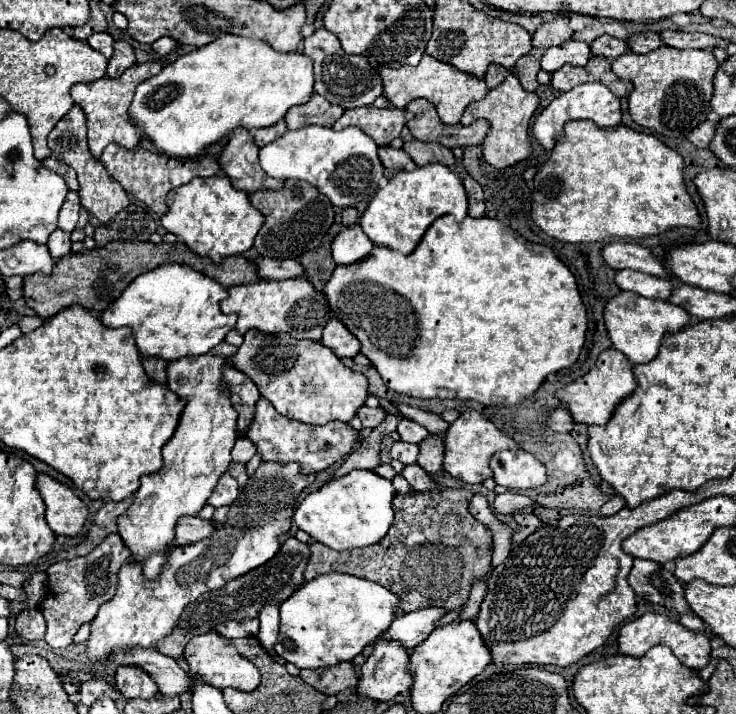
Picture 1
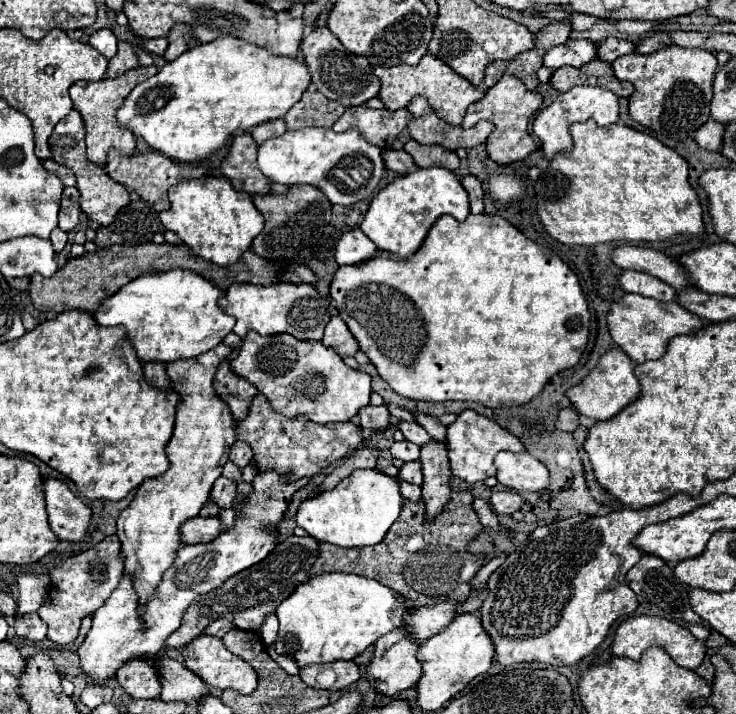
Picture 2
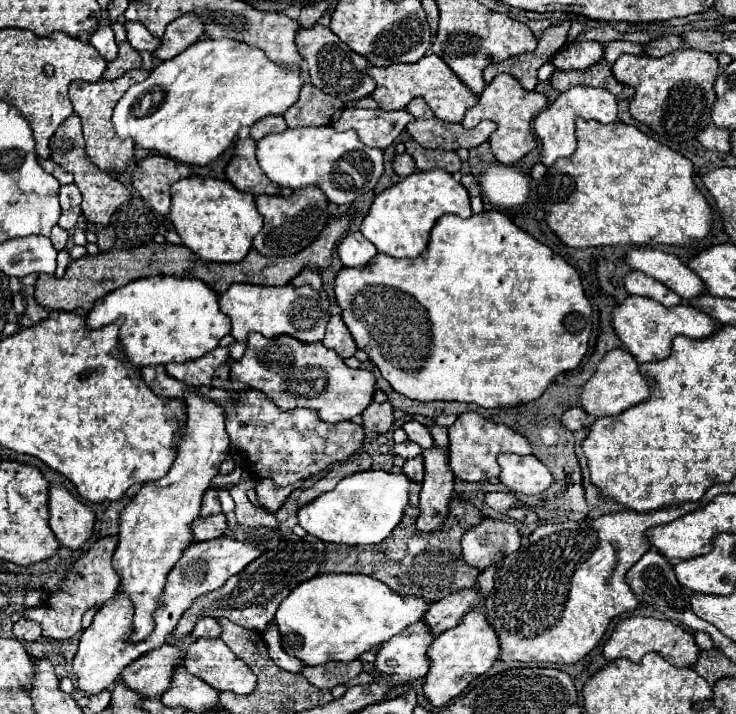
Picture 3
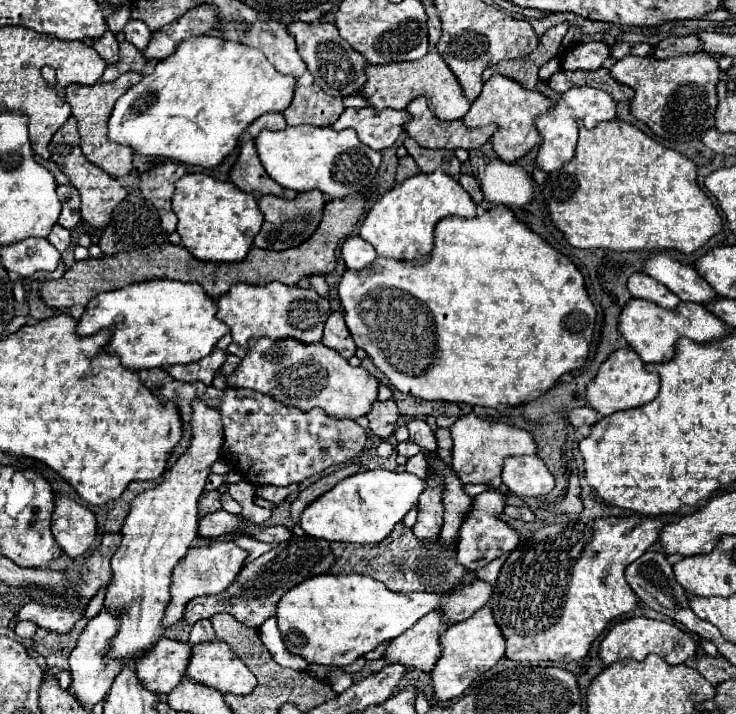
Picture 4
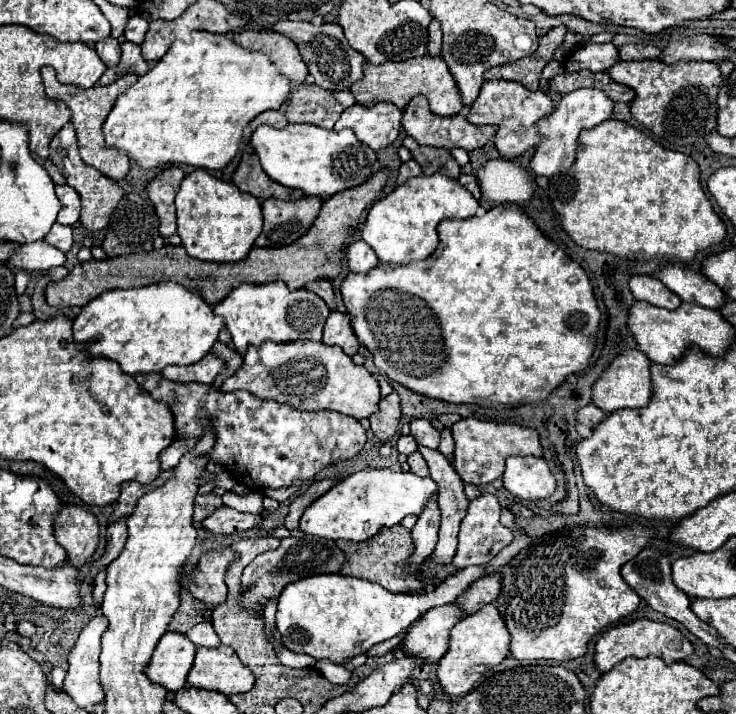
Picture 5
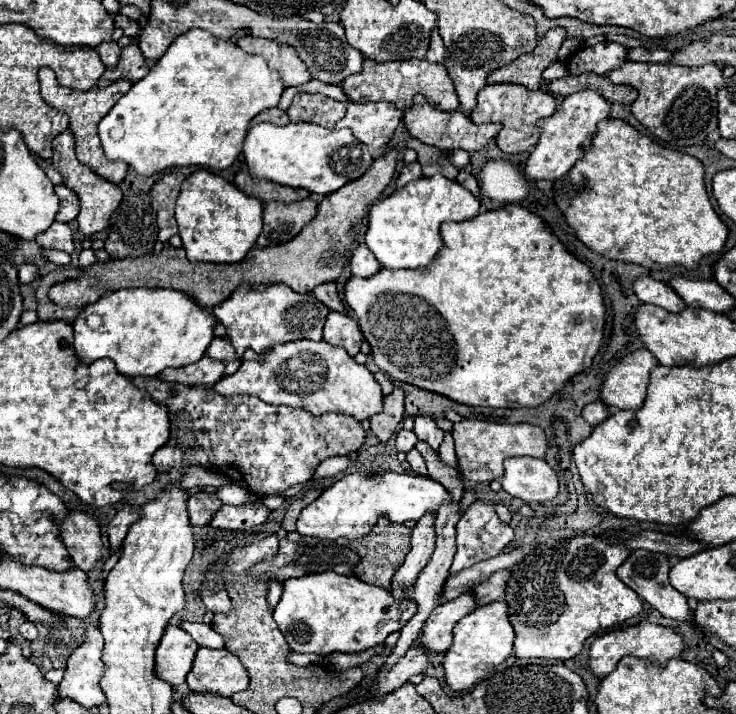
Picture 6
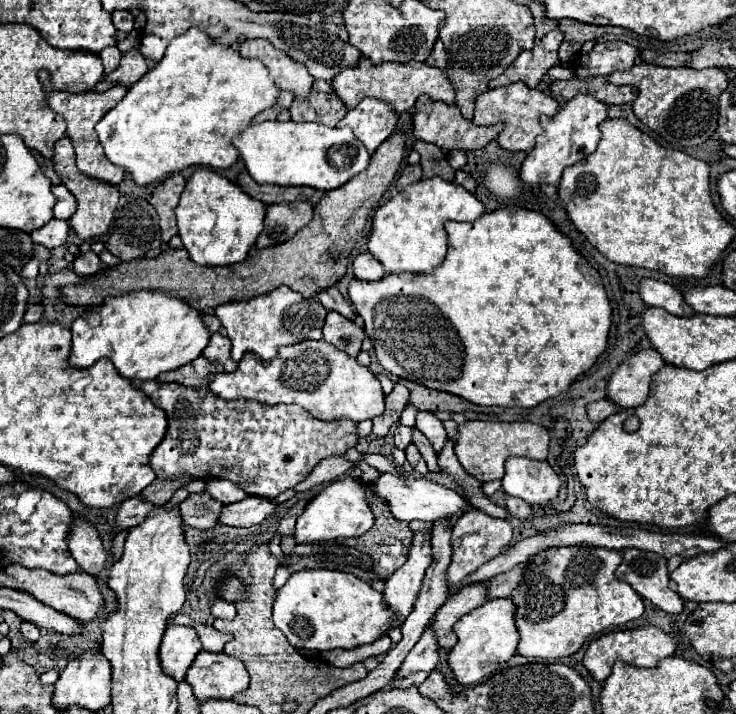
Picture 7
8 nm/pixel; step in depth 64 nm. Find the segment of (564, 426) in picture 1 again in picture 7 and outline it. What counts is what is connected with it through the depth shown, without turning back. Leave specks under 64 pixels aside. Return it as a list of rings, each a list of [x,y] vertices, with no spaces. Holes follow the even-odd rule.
[[[608,398],[588,404],[588,418],[590,418],[592,422],[596,422],[596,424],[604,422],[608,416],[612,416],[612,414],[616,414],[616,412],[618,412],[618,406],[612,404],[612,400],[608,400]]]

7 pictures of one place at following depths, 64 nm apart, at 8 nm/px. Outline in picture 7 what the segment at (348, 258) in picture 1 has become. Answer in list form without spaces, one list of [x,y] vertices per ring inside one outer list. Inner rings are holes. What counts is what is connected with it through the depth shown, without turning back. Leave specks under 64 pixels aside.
[[[364,252],[364,254],[358,254],[354,260],[354,274],[358,280],[376,282],[386,276],[386,270],[370,252]]]

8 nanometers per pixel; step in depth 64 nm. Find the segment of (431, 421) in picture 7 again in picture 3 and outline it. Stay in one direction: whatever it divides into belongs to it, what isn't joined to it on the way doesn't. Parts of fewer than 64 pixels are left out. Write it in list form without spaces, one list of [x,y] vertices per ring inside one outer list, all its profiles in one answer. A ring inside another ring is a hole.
[[[410,420],[402,428],[408,434],[408,440],[420,444],[420,448],[432,448],[434,446],[434,440],[432,440],[430,430],[424,424],[420,424],[418,420]]]

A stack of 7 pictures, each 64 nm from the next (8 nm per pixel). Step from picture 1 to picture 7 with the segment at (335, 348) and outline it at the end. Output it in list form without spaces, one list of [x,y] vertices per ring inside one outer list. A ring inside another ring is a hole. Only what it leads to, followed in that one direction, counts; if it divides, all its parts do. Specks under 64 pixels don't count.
[[[328,312],[324,322],[324,340],[334,344],[338,350],[346,352],[348,356],[358,356],[364,336],[364,328],[360,328],[356,322],[340,316],[338,312]]]

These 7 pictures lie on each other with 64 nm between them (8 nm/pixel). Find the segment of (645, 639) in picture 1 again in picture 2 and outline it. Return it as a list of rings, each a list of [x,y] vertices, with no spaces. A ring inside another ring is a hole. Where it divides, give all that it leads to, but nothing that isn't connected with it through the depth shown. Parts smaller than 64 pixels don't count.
[[[632,616],[632,618],[626,618],[616,628],[614,642],[610,646],[610,654],[612,656],[626,656],[626,658],[632,658],[632,660],[640,660],[642,652],[646,652],[652,646],[664,648],[668,652],[668,656],[678,666],[684,666],[684,668],[690,668],[690,670],[696,670],[700,666],[700,662],[704,658],[704,652],[706,652],[706,646],[702,642],[698,642],[688,628],[682,628],[682,626],[674,624],[672,620],[658,618],[658,616]]]

